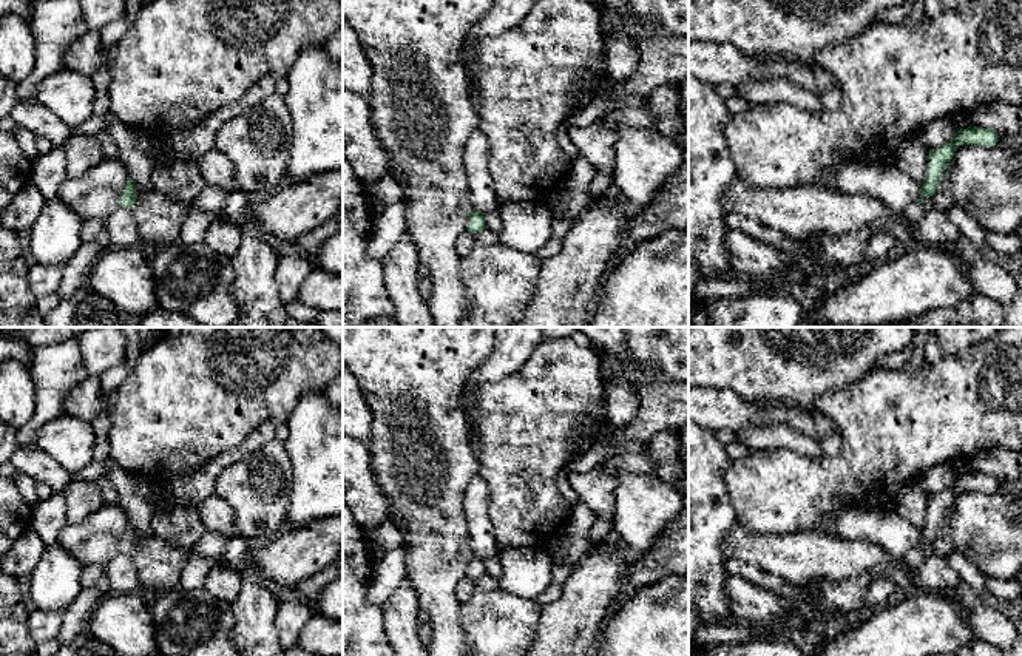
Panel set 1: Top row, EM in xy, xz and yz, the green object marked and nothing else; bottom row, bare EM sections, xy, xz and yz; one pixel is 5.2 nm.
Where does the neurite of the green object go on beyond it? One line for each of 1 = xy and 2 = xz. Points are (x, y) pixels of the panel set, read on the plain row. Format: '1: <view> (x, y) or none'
1: none
2: none

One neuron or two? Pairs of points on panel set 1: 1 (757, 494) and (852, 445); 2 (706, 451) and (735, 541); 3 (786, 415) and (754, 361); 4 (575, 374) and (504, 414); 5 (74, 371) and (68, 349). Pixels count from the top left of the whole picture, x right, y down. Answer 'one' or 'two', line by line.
1: one
2: two
3: two
4: one
5: one

